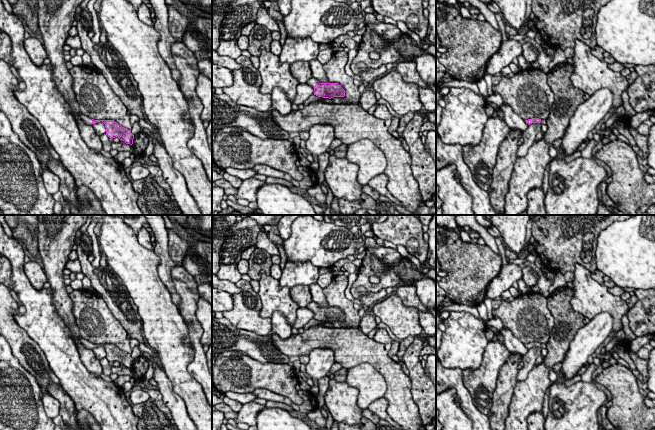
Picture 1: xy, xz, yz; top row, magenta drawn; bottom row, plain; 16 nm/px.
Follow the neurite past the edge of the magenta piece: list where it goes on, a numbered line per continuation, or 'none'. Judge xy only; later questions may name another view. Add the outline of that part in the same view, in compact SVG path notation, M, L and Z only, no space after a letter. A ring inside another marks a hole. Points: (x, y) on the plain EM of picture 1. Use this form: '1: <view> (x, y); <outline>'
1: xy (86, 343); M80 336L80 342L81 342L87 349L93 349L93 348L92 348L92 343L89 342L88 340L82 338L81 336Z

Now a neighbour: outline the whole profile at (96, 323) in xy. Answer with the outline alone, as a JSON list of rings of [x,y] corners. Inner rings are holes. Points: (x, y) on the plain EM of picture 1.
[[[73,290],[69,297],[80,336],[94,344],[114,344],[131,354],[127,331],[113,316],[102,297],[90,291]]]

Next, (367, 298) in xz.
[[[358,287],[358,291],[362,294],[358,300],[362,303],[362,305],[366,305],[368,307],[375,304],[376,301],[384,298],[387,295],[386,289],[372,293],[368,292],[364,287]]]

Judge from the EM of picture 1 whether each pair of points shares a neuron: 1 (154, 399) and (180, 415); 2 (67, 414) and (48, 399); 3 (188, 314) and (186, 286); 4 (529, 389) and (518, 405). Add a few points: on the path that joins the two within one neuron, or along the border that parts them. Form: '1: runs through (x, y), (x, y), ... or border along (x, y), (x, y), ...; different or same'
1: border along (158, 391), (162, 402), (168, 408), (172, 418); different
2: border along (49, 393), (59, 403), (59, 414); different
3: runs through (188, 307), (188, 293); same
4: runs through (529, 393), (522, 401); same

